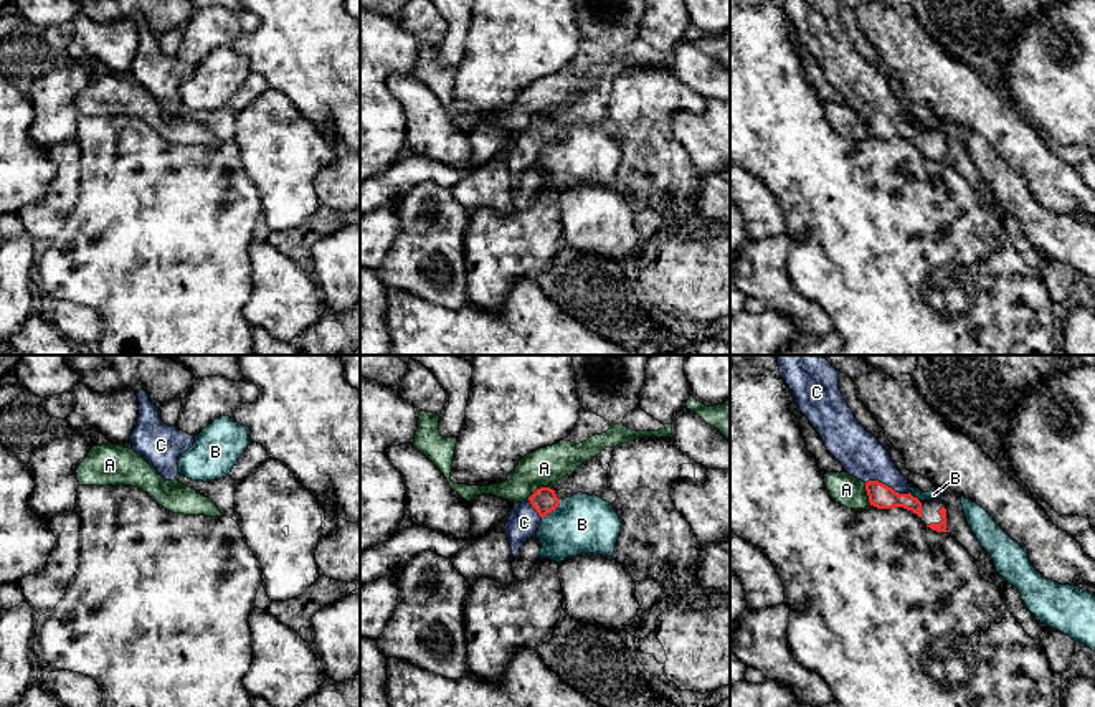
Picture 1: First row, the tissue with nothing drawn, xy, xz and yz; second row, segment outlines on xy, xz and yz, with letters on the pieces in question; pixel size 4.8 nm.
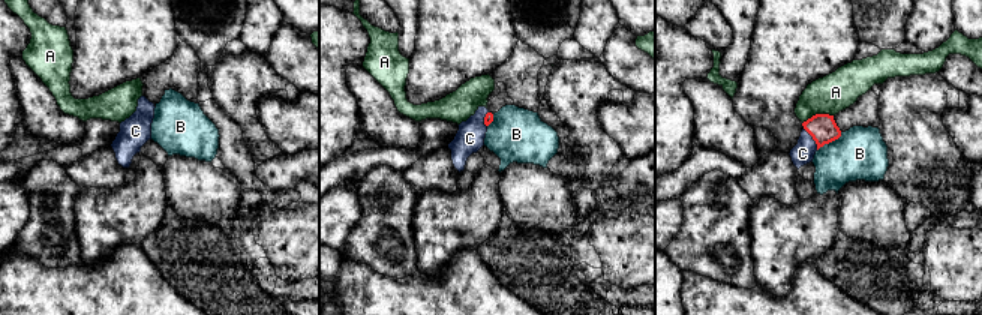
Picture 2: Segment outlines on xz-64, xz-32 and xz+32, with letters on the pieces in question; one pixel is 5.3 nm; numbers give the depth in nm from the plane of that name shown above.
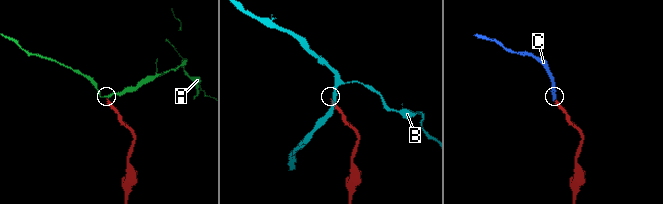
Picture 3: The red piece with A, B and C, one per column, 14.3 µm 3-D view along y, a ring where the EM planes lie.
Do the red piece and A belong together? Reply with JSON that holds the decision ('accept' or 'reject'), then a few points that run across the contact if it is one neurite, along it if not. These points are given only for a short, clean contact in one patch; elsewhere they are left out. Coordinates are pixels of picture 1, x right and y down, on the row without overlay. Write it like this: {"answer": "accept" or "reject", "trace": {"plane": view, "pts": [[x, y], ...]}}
{"answer": "reject", "trace": {"plane": "xz", "pts": [[552, 118], [537, 118], [527, 128]]}}

